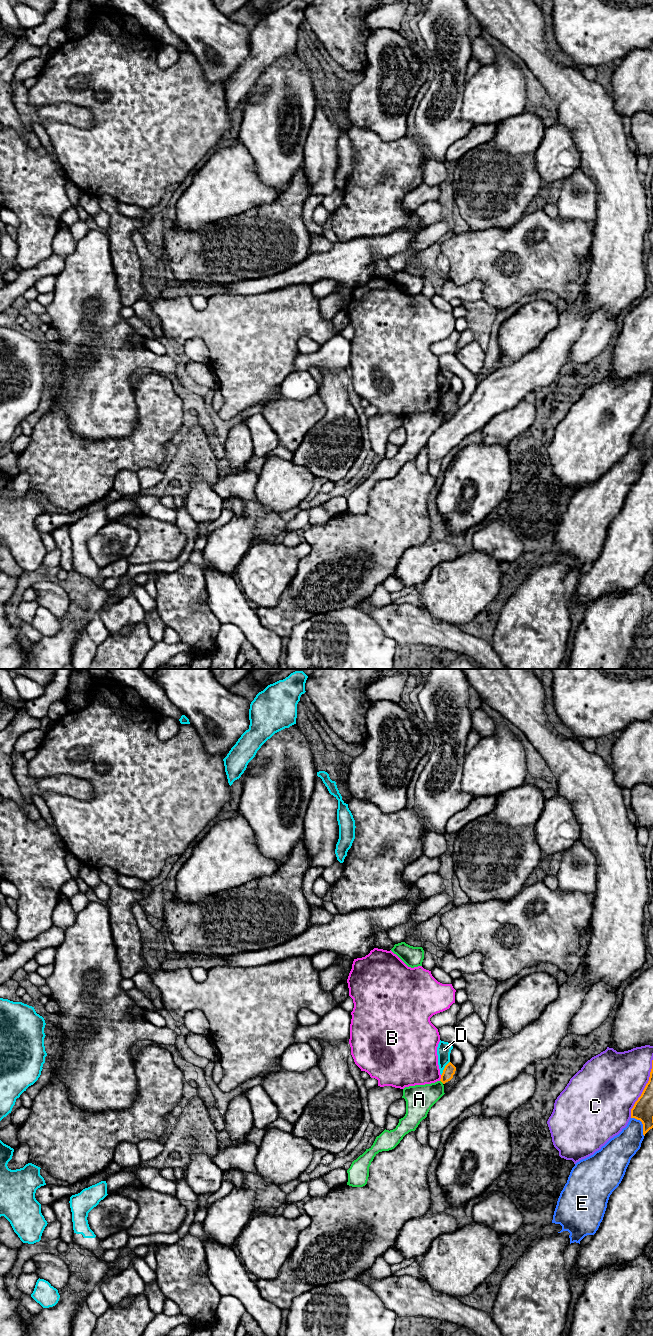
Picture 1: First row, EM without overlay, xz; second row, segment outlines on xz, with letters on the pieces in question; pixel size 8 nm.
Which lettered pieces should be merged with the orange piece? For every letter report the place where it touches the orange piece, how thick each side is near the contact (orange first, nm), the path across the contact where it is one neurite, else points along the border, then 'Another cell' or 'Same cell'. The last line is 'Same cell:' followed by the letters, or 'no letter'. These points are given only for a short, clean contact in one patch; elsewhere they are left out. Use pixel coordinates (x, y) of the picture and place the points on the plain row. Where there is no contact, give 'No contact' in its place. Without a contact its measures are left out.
A: Touches orange at xz (442, 410). Thickness 90 nm (orange) against 220 nm. Boundary: xz (440, 408), (443, 411). Another cell
B: Touches orange at xz (441, 406). Thickness 90 nm (orange) against 360 nm. Another cell
C: Touches orange at xz (644, 416). Thickness 160 nm (orange) against 480 nm. Another cell
D: Touches orange at xz (444, 396). Thickness 90 nm (orange) against 110 nm. Boundary: xz (449, 389), (441, 403). Another cell
E: Touches orange at xz (642, 451). Thickness 160 nm (orange) against 220 nm. Another cell
Same cell: no letter

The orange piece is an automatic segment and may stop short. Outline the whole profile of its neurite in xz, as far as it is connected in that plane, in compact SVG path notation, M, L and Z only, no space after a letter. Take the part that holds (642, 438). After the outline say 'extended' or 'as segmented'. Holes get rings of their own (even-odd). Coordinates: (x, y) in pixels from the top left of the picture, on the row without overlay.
M653 388L649 409L631 437L631 446L643 452L643 463L653 456Z; as segmented

